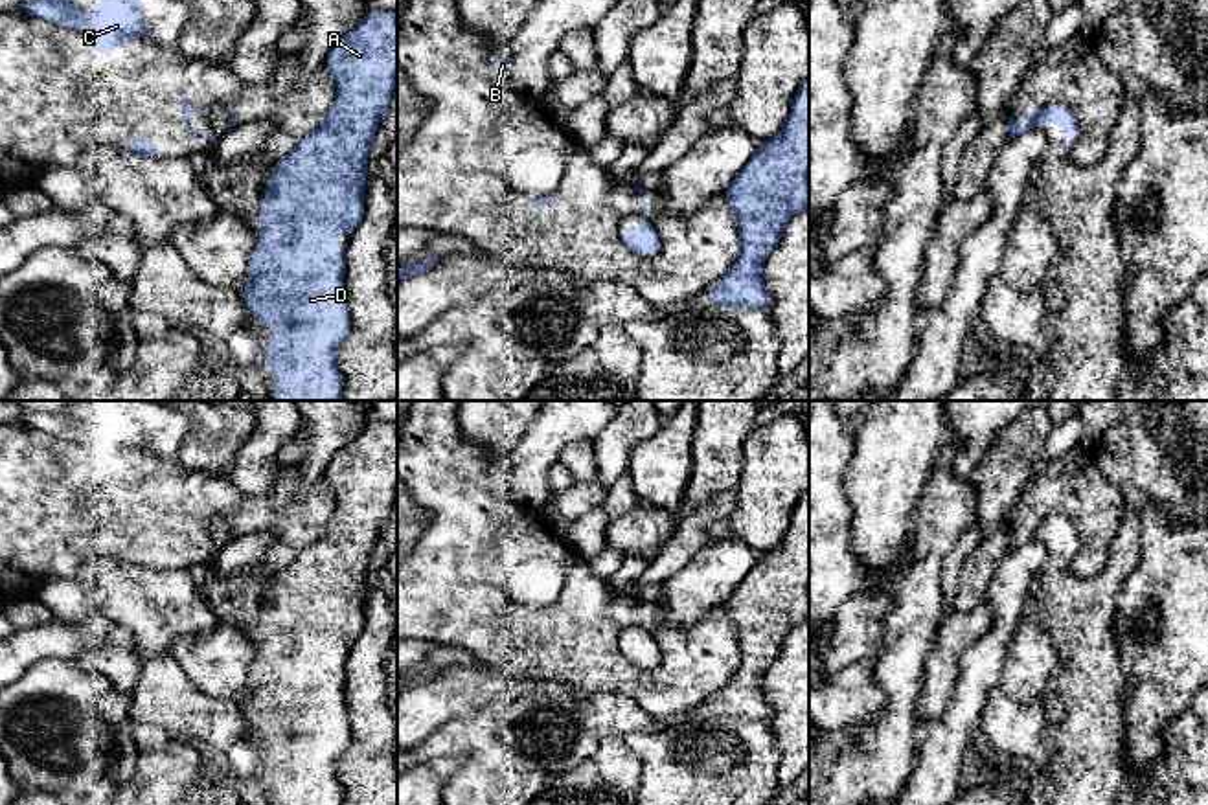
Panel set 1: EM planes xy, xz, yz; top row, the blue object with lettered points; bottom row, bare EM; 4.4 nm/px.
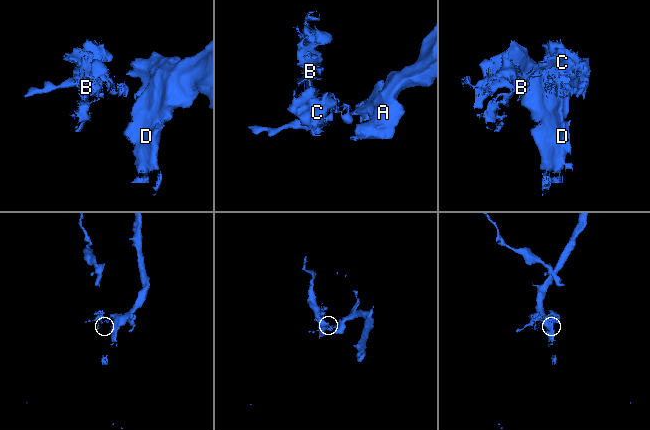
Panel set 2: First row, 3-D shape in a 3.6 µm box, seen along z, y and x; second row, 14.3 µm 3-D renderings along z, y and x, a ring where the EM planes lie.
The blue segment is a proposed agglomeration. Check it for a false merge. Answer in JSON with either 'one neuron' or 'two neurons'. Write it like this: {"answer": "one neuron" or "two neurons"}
{"answer": "two neurons"}

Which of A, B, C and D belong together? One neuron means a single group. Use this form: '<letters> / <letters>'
A D / B C

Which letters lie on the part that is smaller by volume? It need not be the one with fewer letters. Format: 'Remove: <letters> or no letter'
Remove: B, C

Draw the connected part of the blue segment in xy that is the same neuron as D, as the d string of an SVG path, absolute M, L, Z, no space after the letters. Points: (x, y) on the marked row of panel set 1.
M368 9L362 20L329 48L324 66L336 85L335 101L324 123L274 164L263 191L268 206L257 213L261 243L250 252L248 285L239 290L256 322L276 327L268 347L261 351L276 375L274 401L342 401L344 377L336 364L336 351L351 333L351 316L344 283L346 250L340 243L333 244L331 237L351 237L366 211L370 149L397 85L397 11Z

